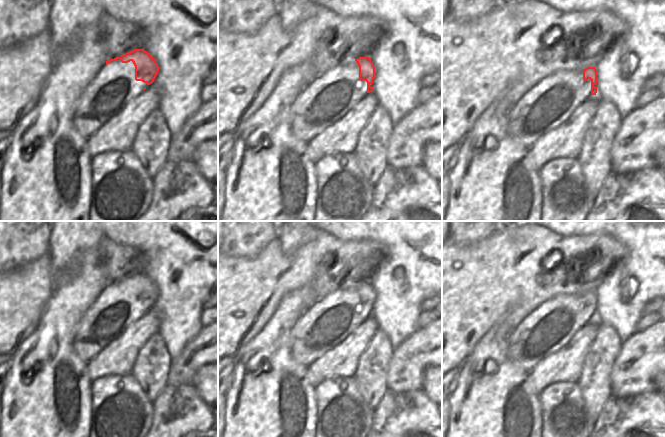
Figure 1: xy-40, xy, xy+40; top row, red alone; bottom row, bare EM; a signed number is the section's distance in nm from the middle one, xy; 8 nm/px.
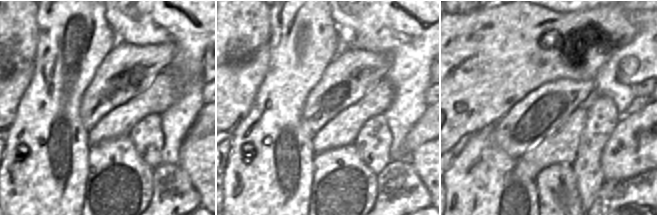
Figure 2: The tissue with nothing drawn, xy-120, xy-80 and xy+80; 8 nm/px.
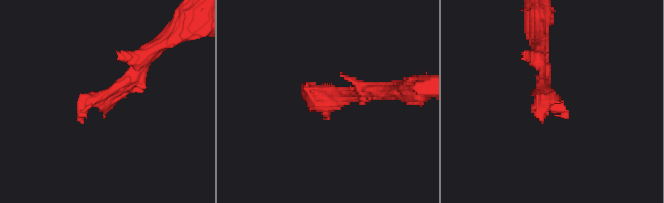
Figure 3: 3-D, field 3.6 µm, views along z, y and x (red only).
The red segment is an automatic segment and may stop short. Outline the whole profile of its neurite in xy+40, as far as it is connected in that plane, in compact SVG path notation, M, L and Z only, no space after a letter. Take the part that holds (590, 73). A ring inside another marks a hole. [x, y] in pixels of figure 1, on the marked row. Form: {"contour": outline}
{"contour": "M587 67L580 71L556 71L531 87L509 111L507 132L524 147L561 125L586 100L597 93L597 70Z"}

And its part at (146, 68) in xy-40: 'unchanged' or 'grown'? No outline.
grown

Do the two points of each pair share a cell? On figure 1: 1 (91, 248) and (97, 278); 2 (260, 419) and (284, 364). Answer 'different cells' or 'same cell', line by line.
1: same cell
2: same cell

